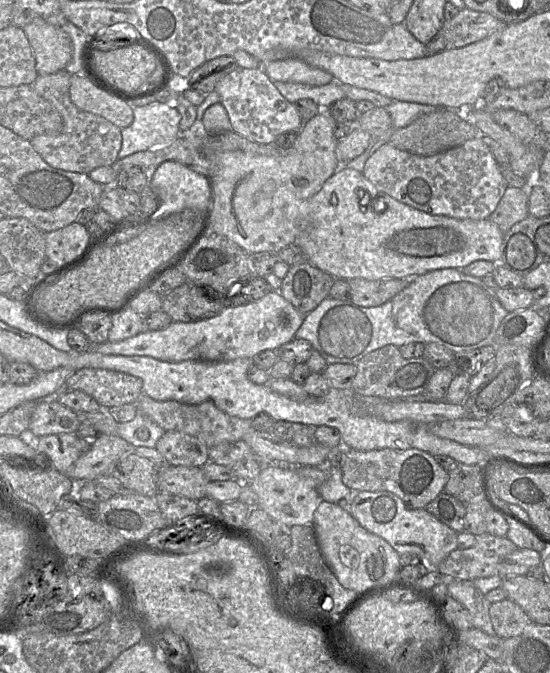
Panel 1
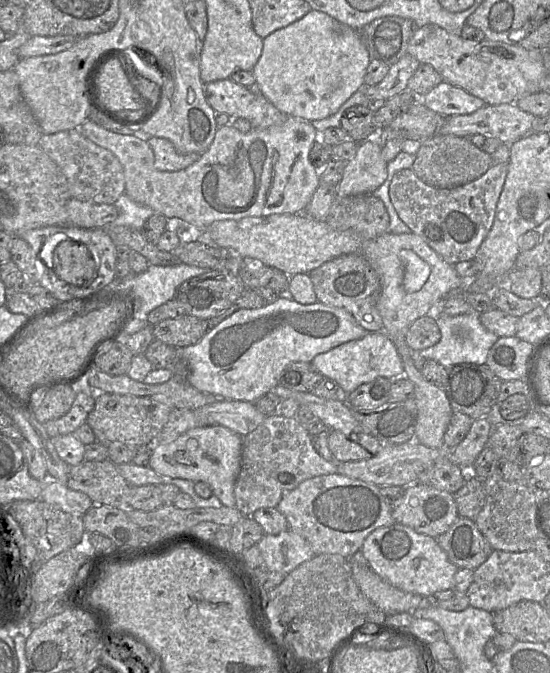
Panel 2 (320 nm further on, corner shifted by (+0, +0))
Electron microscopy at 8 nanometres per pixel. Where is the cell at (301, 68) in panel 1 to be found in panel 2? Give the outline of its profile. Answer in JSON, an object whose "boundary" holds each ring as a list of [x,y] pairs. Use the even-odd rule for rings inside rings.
{"boundary":[[[311,10],[301,19],[262,39],[261,57],[251,71],[255,84],[269,102],[289,117],[311,122],[332,116],[364,86],[365,73],[371,59],[359,31],[324,12]]]}

